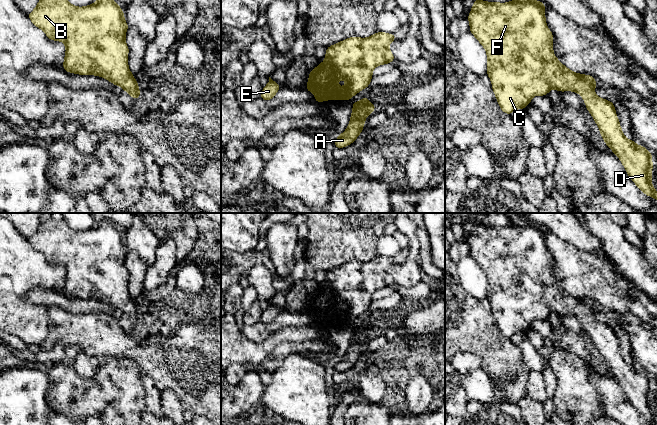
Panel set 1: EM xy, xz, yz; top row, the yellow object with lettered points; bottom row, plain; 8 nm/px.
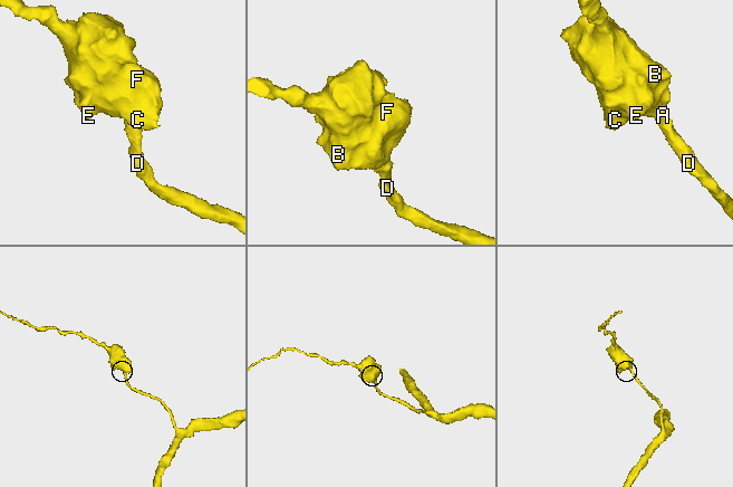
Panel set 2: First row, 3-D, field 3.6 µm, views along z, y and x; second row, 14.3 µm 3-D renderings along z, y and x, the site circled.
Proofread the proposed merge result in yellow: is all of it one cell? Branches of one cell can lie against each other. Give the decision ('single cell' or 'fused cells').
single cell

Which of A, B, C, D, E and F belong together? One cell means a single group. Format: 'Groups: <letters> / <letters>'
Groups: A B C D E F

